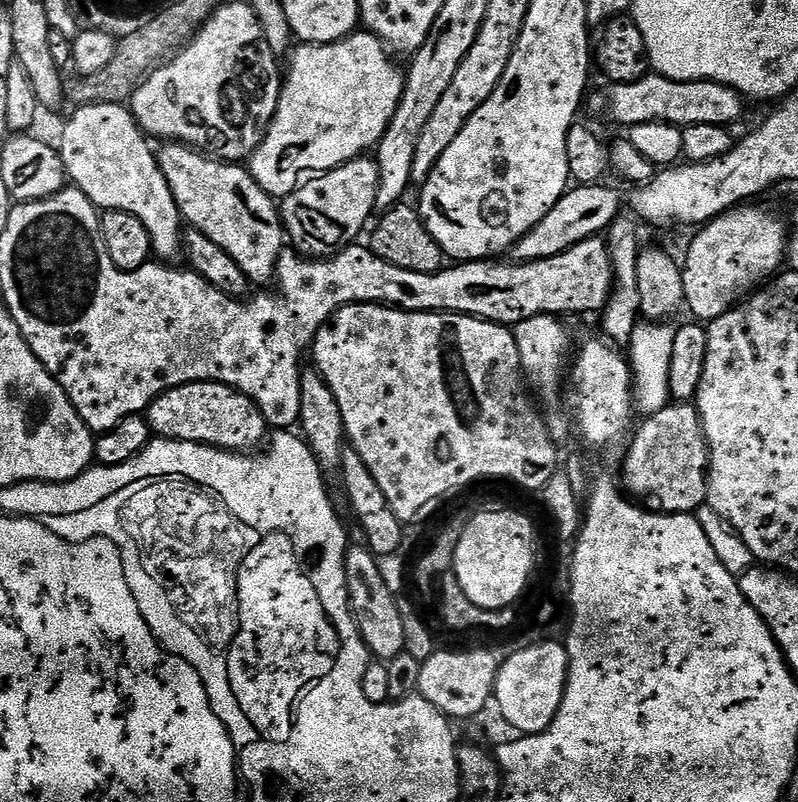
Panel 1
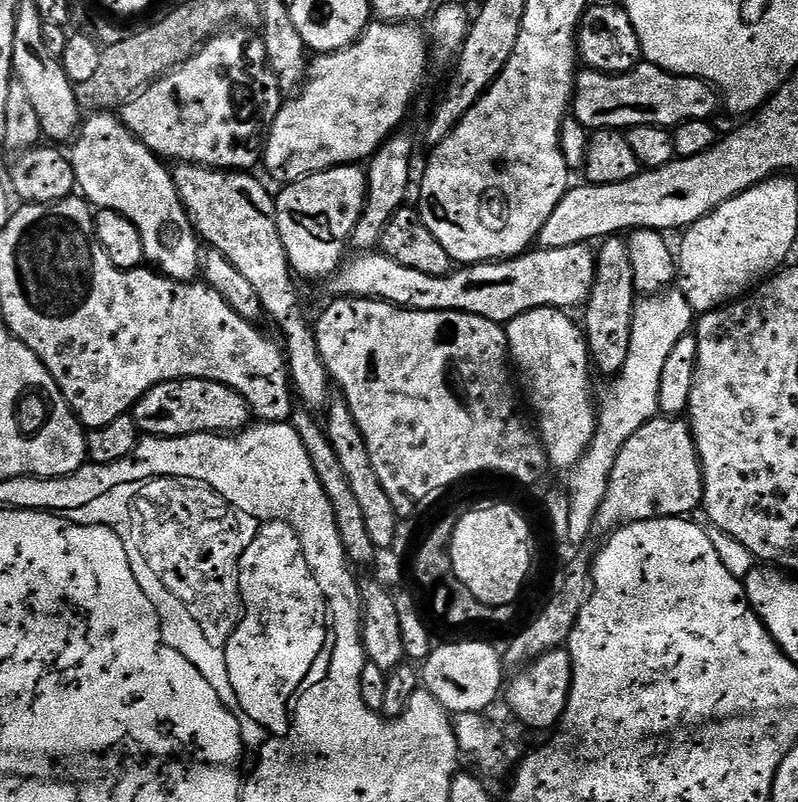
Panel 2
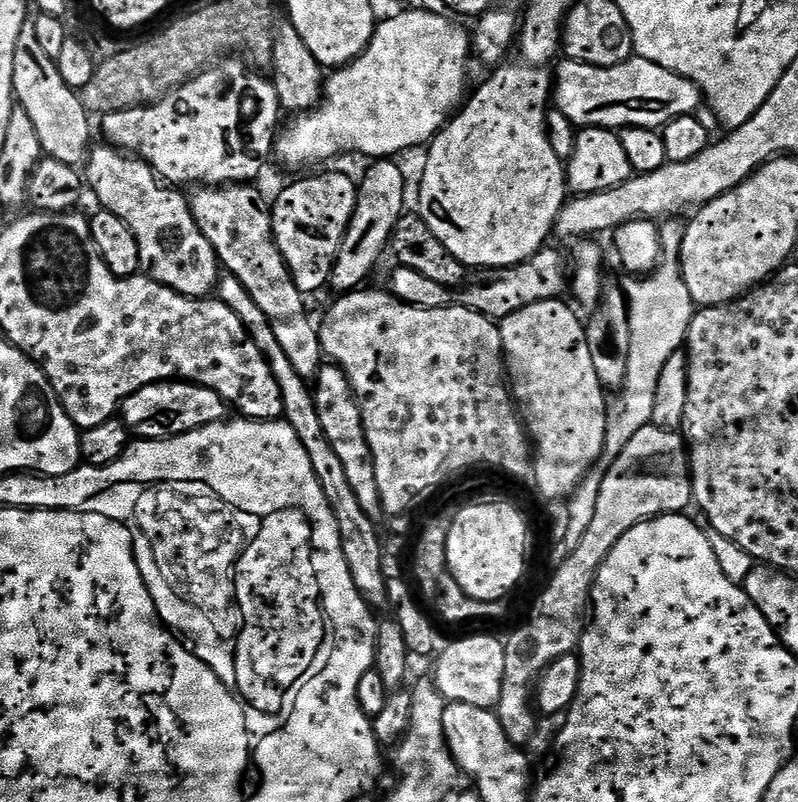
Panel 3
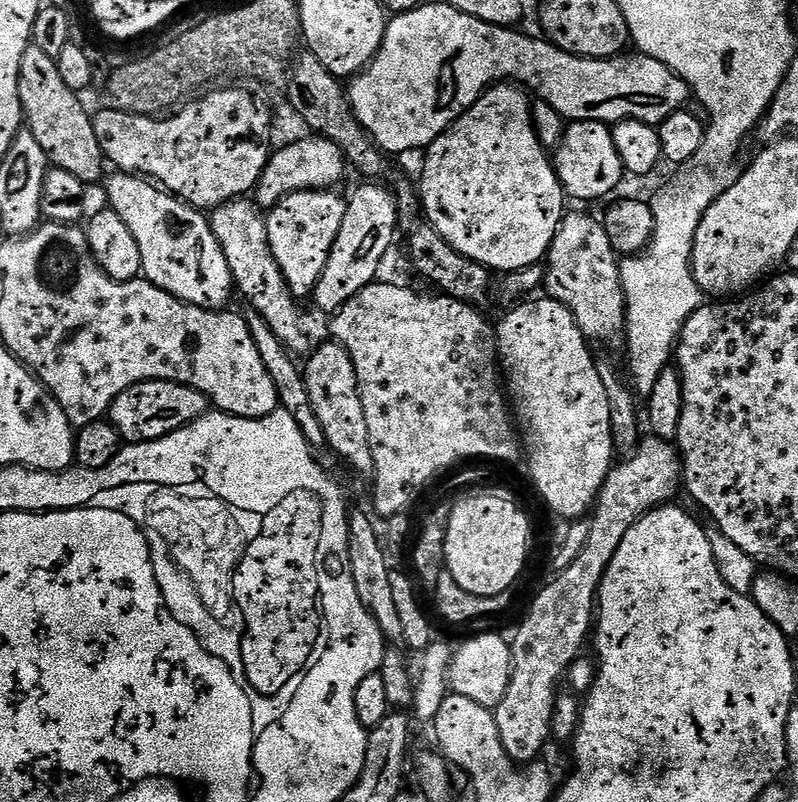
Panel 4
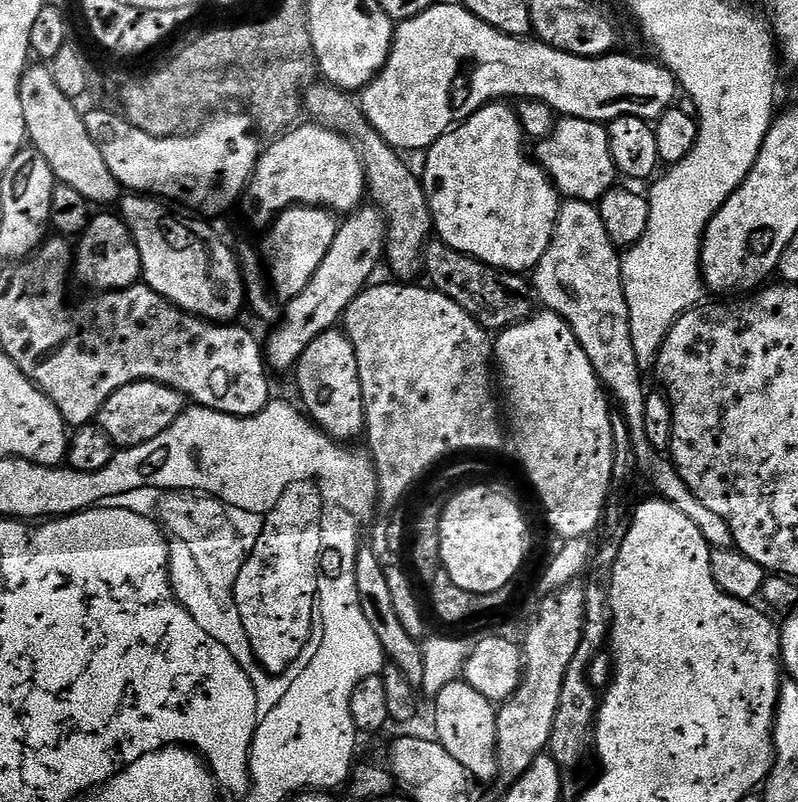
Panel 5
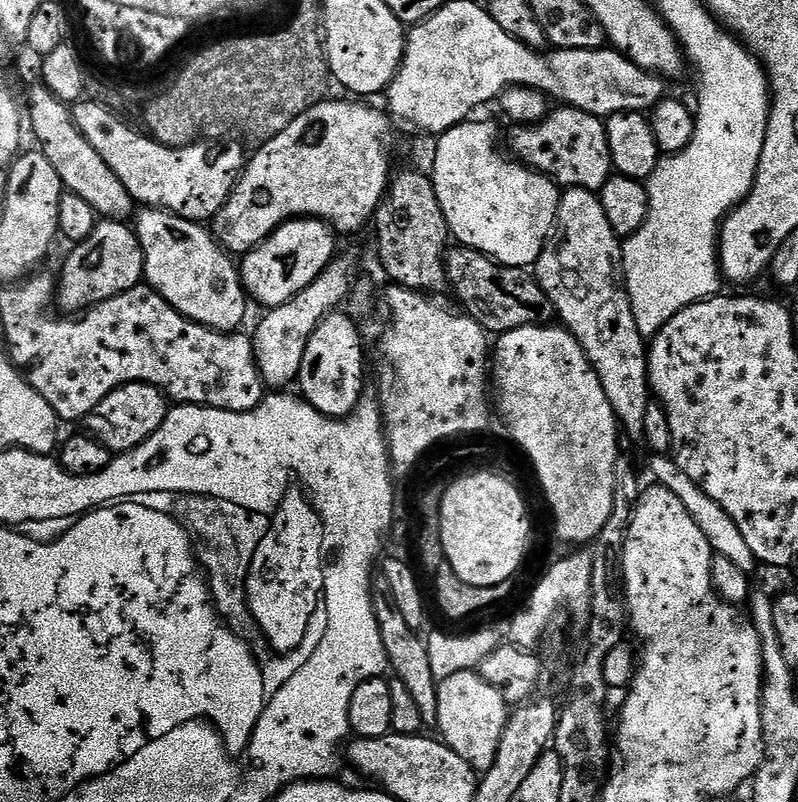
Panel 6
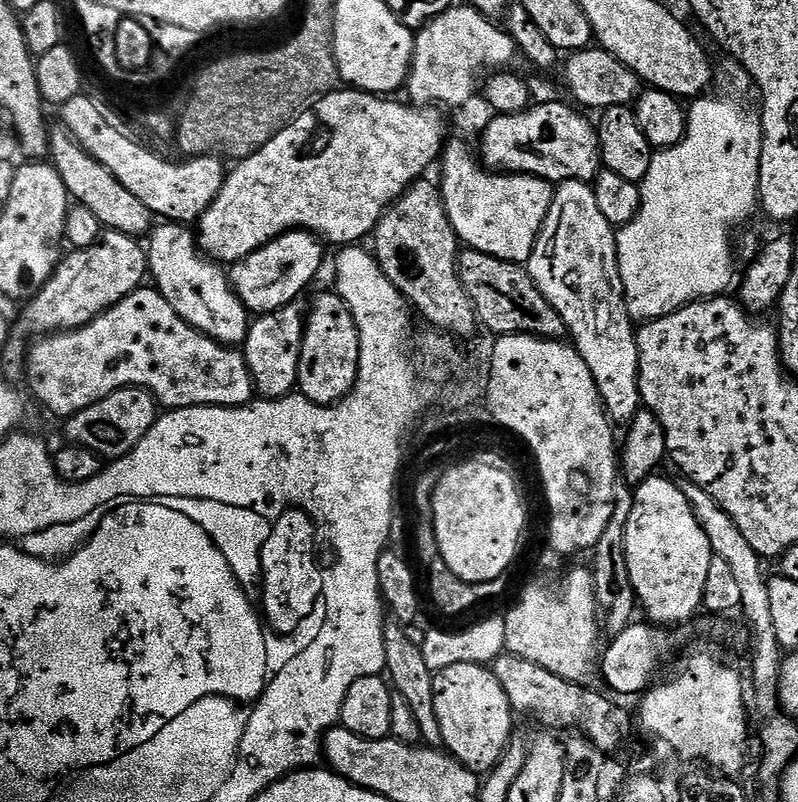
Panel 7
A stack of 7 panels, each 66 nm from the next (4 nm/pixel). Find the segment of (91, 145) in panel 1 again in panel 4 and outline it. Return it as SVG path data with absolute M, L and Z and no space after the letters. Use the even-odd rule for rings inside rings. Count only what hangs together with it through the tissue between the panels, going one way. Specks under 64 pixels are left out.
M116 170L107 177L107 184L107 207L114 209L118 218L122 218L122 222L126 222L126 226L130 226L130 234L134 234L134 238L138 242L138 251L142 253L140 270L143 279L166 290L166 294L187 304L193 304L199 308L227 309L229 307L228 299L234 296L234 285L230 266L226 262L226 254L222 254L222 246L218 242L218 238L214 238L209 217L203 211L184 203L172 193L165 192L153 181L139 174Z

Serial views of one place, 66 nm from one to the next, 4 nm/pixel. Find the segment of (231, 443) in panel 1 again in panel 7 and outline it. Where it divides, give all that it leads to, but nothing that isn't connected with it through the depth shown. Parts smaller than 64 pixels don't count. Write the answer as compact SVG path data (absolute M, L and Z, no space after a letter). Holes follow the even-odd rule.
M123 388L102 398L102 402L94 402L94 406L86 406L86 410L67 417L63 424L64 432L68 435L67 443L94 450L94 454L111 462L130 454L130 450L134 450L134 446L146 438L157 418L158 405L150 392L145 388Z

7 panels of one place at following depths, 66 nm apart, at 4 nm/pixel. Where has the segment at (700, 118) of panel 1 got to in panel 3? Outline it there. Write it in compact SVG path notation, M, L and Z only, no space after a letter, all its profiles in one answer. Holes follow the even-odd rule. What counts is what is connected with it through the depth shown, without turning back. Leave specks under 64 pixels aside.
M633 55L632 59L618 66L590 66L577 60L561 59L554 68L554 104L555 107L570 118L570 122L581 128L654 128L663 129L674 118L691 116L702 108L700 87L690 78L682 78L662 66L658 62L650 62L646 58Z

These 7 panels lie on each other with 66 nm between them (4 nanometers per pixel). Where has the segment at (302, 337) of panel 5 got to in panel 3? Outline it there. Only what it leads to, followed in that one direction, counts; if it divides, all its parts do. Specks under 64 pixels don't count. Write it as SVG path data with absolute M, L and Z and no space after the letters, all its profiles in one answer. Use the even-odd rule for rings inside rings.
M392 158L377 159L375 162L369 163L372 165L365 170L364 177L359 177L354 214L350 218L350 226L342 238L342 246L336 255L336 264L332 267L330 288L331 291L336 291L336 294L357 291L363 285L360 283L375 270L376 263L383 258L384 252L386 256L389 251L392 232L396 229L396 223L400 221L400 217L406 212L406 208L404 208L404 172L396 163L397 161Z

